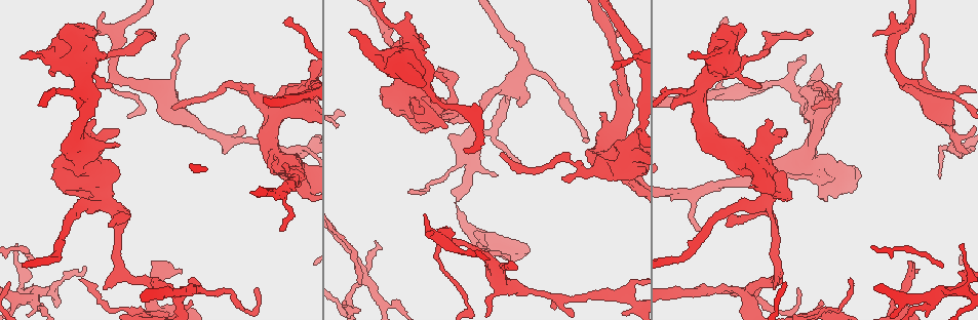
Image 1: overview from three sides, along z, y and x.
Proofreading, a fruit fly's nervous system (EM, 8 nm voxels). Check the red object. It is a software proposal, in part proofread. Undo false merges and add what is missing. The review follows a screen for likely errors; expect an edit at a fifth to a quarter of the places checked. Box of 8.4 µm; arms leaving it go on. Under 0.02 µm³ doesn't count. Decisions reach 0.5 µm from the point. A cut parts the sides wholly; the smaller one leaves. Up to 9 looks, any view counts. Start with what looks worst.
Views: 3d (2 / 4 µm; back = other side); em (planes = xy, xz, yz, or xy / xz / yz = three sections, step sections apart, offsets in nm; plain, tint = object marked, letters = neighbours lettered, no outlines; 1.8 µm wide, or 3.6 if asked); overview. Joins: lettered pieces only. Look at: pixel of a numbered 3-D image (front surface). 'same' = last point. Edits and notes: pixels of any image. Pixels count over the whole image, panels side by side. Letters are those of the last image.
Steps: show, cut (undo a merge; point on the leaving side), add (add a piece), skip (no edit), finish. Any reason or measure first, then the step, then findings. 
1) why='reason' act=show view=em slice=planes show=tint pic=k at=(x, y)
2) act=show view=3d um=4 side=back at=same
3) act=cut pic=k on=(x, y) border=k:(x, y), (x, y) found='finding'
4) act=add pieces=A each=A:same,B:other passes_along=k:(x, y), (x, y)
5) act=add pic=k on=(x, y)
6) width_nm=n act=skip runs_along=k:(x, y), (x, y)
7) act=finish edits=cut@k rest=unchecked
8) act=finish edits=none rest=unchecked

why='looks like a crossing' act=show view=em slice=planes show=letters pic=1 at=(34, 299)

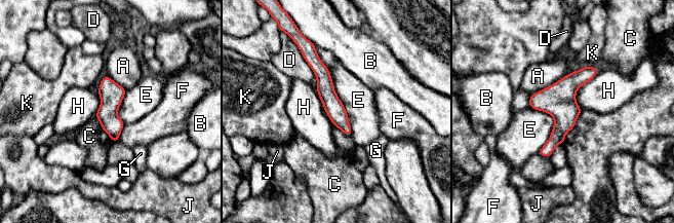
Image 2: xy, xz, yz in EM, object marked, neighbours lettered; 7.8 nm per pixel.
act=skip each=A:other,B:other,C:other,D:other,E:other,F:other,G:other,H:other,J:other,K:other found='continuous, no second cell'

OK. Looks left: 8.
why='calibre changes' act=show view=3d um=4 pic=1 at=(418, 110)

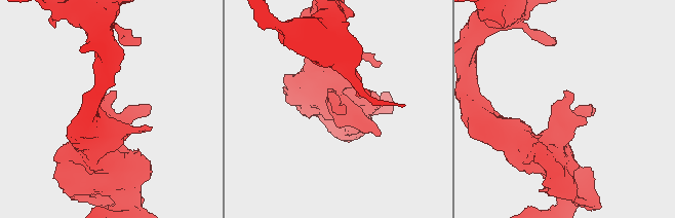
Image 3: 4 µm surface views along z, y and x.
act=show view=em slice=planes show=tint pic=3 at=(568, 115)

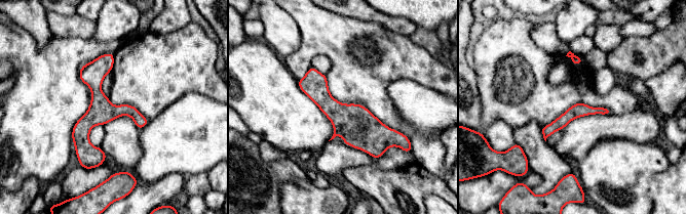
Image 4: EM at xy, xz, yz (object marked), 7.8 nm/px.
act=show view=em slice=planes show=letters at=same

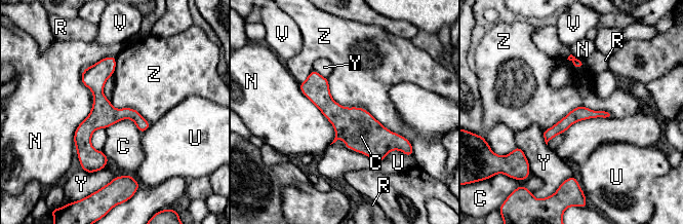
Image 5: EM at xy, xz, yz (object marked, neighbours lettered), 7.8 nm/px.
act=skip each=C:other,N:other,R:other,U:other,V:other,Y:other,Z:other runs_along=5:(113, 59), (85, 129), (93, 169) found='all the same cell'

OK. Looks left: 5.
why='tapers out' act=show view=em slice=planes show=letters pic=1 at=(873, 33)

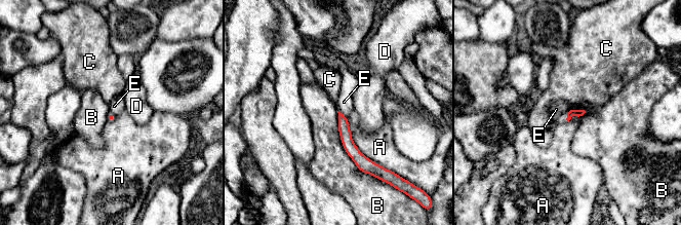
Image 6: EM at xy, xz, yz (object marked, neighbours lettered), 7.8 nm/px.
act=skip each=A:other,B:other,C:other,D:other,E:other border=6:(337, 111), (347, 117) found='none of them fits'

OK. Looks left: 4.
why='free end' act=show view=em slice=yz step=4 show=tint pic=1 at=(775, 288)

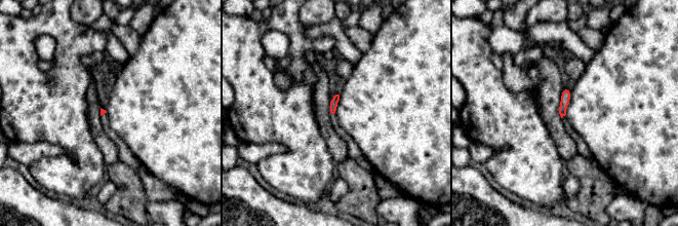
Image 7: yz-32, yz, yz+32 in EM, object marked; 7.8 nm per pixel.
why='what lies round it' act=show view=em slice=yz step=4 show=letters at=same

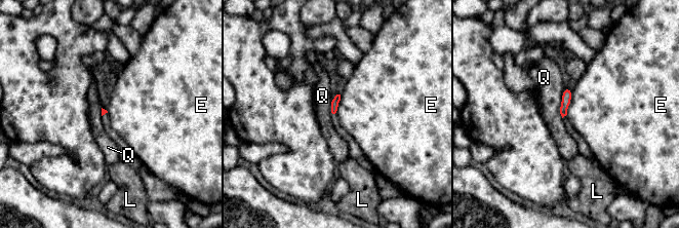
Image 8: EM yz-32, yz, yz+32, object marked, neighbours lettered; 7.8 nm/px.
act=skip each=E:other,L:other,Q:other found='none of them fits'

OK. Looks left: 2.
act=finish edits=none rest=unchecked

